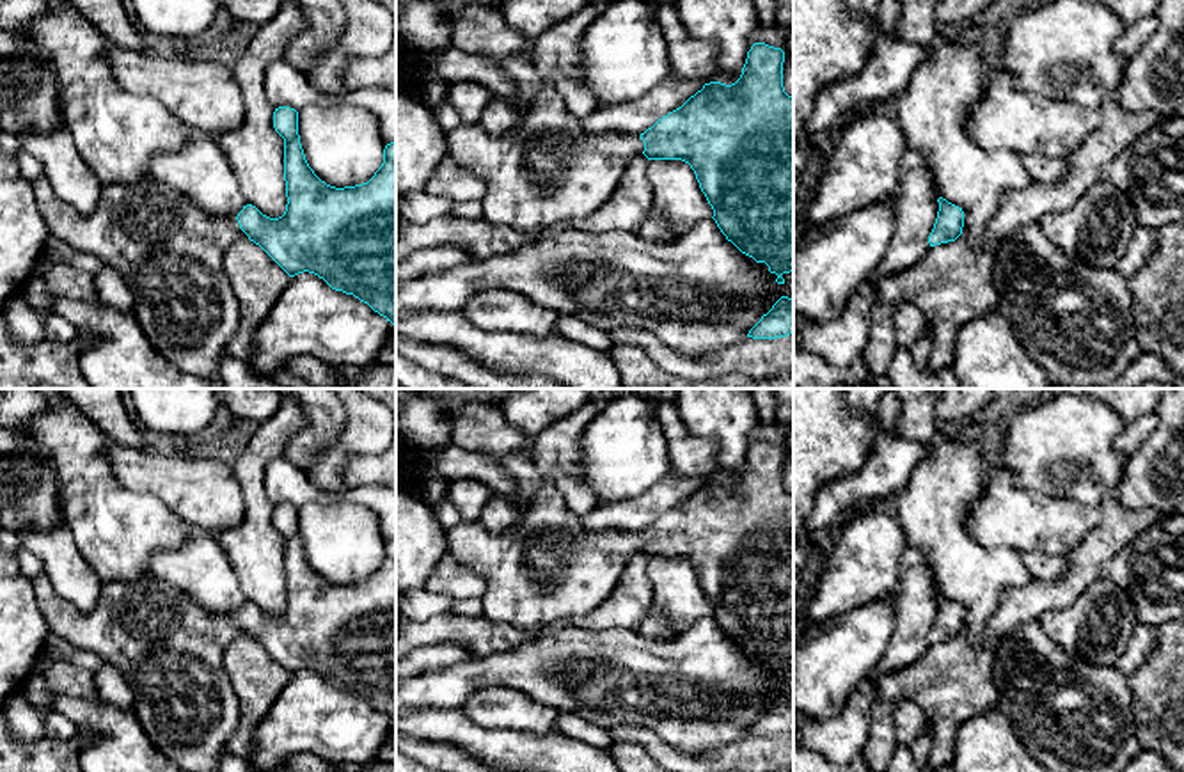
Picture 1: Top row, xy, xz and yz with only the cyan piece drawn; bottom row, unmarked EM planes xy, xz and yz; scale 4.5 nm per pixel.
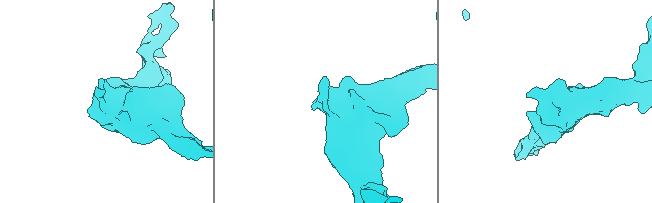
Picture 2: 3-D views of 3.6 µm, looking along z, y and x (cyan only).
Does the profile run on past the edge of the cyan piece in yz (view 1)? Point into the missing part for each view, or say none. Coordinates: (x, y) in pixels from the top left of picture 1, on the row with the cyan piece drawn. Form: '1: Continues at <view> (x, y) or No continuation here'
1: No continuation here

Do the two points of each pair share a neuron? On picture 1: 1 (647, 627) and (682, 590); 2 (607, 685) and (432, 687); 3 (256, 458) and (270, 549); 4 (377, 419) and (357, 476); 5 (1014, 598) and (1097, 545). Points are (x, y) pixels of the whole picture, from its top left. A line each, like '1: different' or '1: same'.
1: same
2: same
3: same
4: different
5: same

